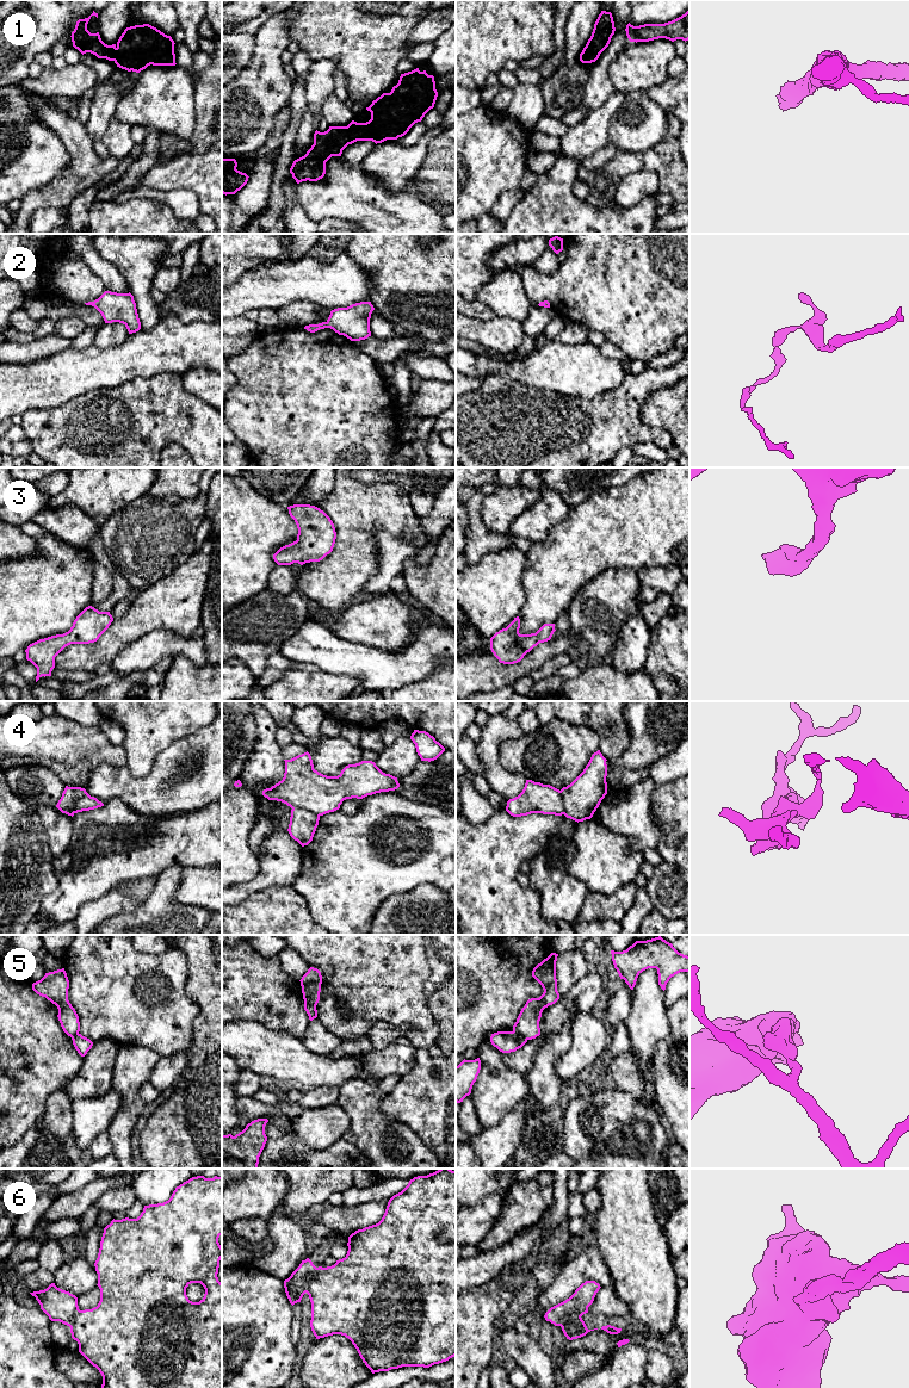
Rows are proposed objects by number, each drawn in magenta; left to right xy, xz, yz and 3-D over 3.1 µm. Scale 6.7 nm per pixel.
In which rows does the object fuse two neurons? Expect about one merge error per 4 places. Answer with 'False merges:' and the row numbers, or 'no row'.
False merges: 4, 5, 6

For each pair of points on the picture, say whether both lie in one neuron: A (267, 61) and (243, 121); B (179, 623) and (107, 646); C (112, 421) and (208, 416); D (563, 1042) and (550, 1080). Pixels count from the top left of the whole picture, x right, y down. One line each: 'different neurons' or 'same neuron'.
A: same neuron
B: same neuron
C: same neuron
D: same neuron

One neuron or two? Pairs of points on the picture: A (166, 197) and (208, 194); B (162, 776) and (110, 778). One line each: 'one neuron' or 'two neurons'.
A: two neurons
B: one neuron

